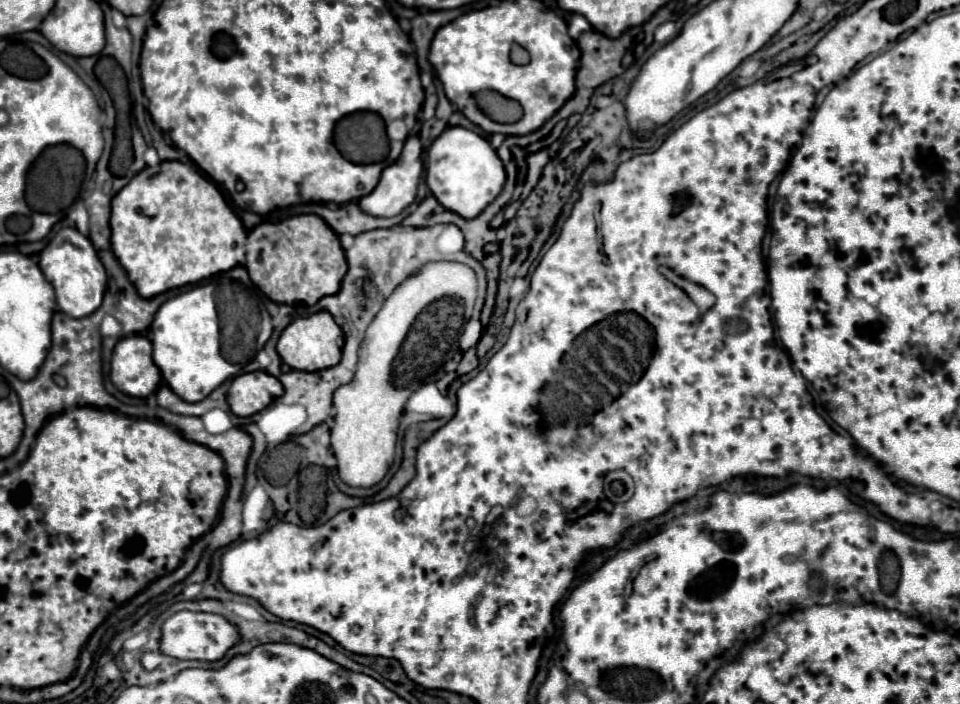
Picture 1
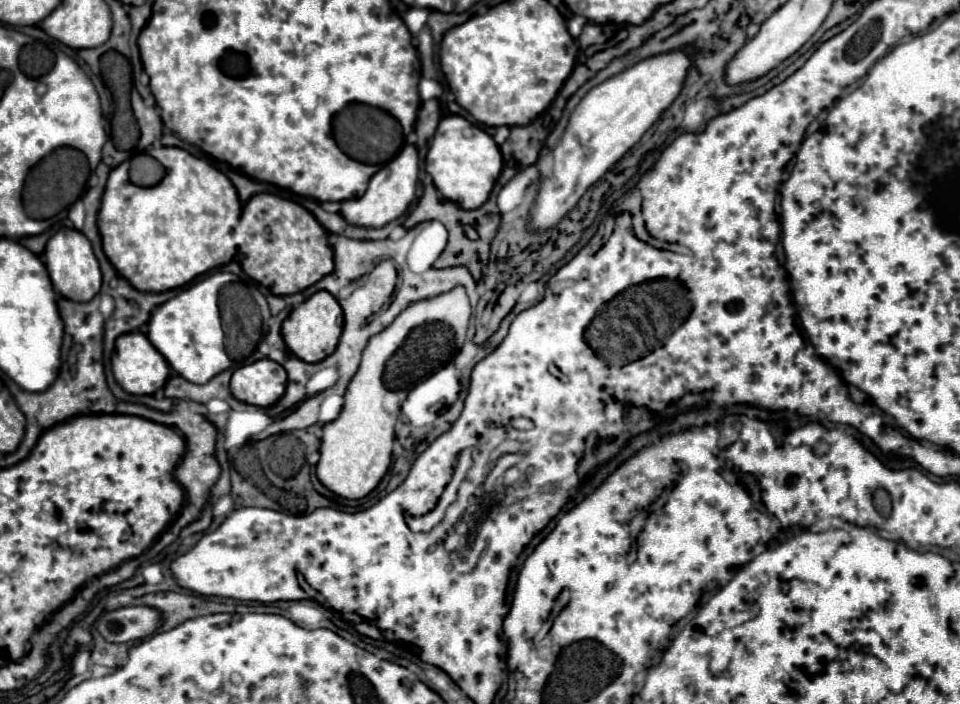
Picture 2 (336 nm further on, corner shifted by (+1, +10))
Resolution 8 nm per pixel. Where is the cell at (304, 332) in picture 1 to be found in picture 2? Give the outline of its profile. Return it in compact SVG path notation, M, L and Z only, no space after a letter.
M317 291L291 311L291 315L283 321L281 333L285 345L291 349L293 355L297 355L305 363L319 363L335 351L337 341L341 337L341 327L343 327L343 311L337 299L327 291Z

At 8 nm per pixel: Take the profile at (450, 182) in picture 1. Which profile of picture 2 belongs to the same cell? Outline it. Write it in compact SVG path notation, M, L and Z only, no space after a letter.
M459 115L441 119L425 157L425 171L431 175L436 189L443 193L445 199L461 205L461 209L481 207L503 167L504 160L497 143L485 131Z

